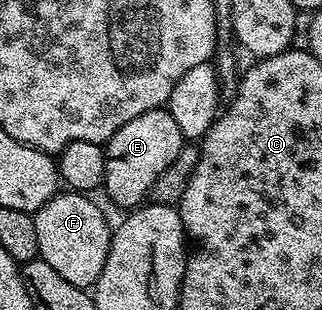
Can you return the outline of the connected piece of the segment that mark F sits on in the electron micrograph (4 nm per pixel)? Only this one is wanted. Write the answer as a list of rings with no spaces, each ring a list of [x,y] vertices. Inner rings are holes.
[[[59,191],[43,207],[33,214],[35,236],[39,239],[38,258],[49,264],[67,283],[75,283],[75,287],[86,291],[92,290],[99,279],[99,271],[103,271],[103,263],[107,263],[107,251],[111,236],[111,224],[105,218],[105,213],[93,202],[92,196],[76,191]]]

